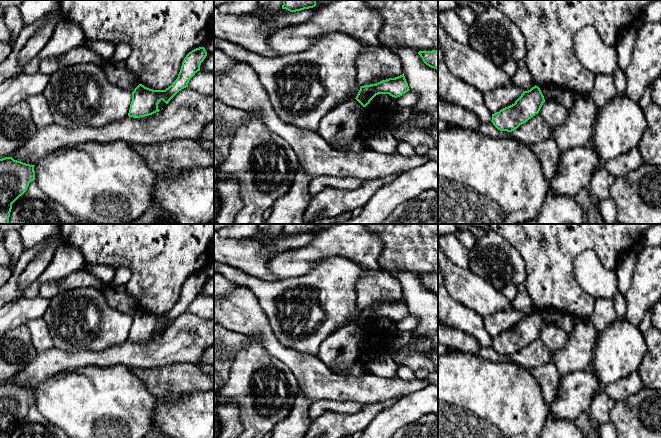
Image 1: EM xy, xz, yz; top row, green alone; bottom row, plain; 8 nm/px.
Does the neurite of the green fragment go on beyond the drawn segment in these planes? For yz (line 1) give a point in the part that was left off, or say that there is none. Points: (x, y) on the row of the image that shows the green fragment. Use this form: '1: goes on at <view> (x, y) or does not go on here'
1: does not go on here

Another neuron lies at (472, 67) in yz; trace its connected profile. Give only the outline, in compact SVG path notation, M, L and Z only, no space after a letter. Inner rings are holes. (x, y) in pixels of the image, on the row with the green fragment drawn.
M439 19L438 43L450 72L483 95L512 83L511 77L488 57L472 49L468 44L462 45L452 39L443 29Z

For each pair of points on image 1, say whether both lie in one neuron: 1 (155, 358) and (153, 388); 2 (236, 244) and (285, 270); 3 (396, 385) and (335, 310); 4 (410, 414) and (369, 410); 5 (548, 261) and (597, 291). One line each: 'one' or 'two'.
1: two
2: two
3: two
4: two
5: two

